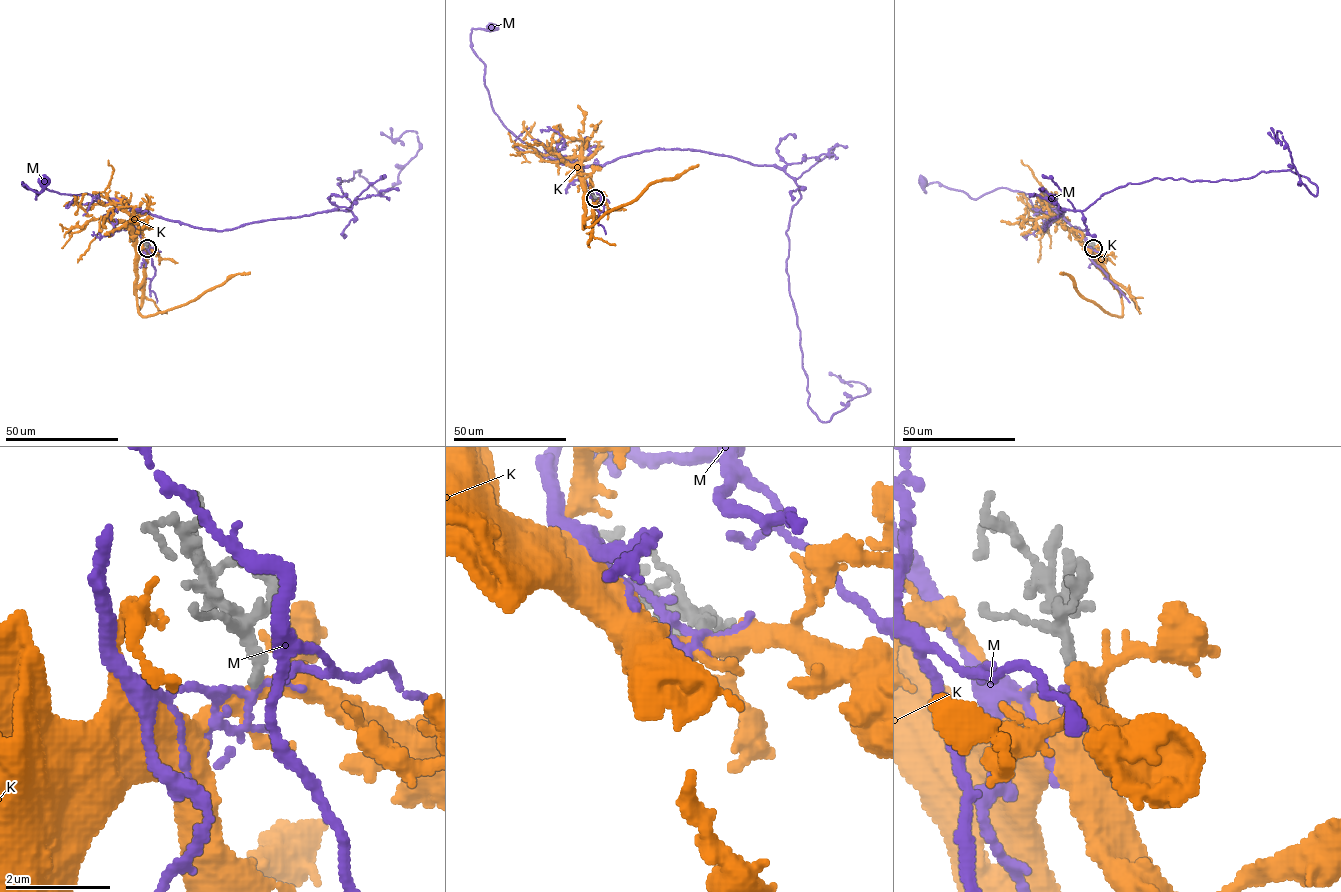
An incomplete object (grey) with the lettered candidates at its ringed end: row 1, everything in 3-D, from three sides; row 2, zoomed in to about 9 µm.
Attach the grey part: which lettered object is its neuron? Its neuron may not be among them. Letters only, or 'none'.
K

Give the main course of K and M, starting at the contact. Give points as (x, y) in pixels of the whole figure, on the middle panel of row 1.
K: (595, 198), (586, 226), (631, 203), (656, 181), (672, 180), (698, 164)
M: (595, 198), (577, 160), (542, 155), (494, 111), (485, 65), (471, 42), (472, 29), (491, 26)

